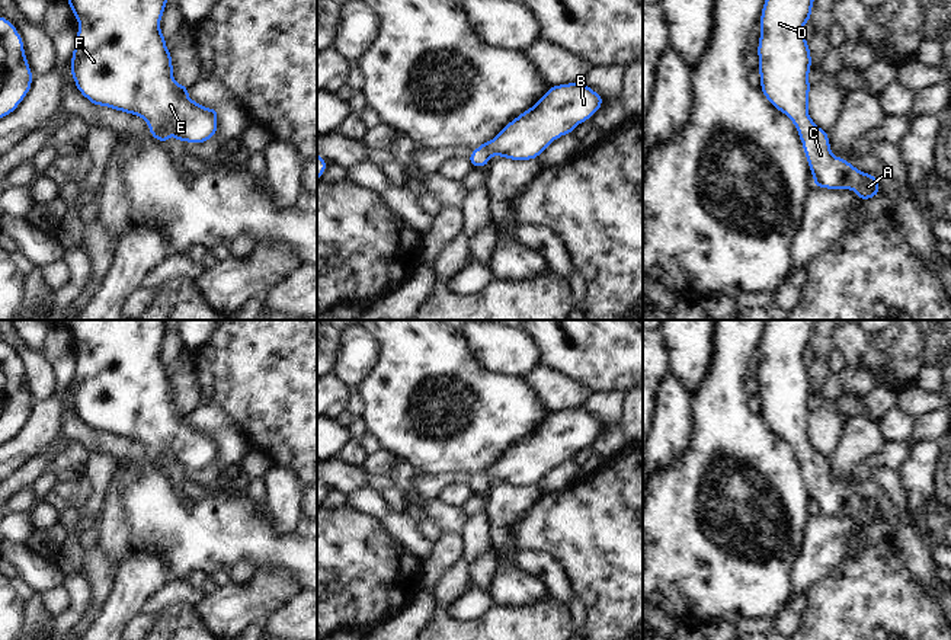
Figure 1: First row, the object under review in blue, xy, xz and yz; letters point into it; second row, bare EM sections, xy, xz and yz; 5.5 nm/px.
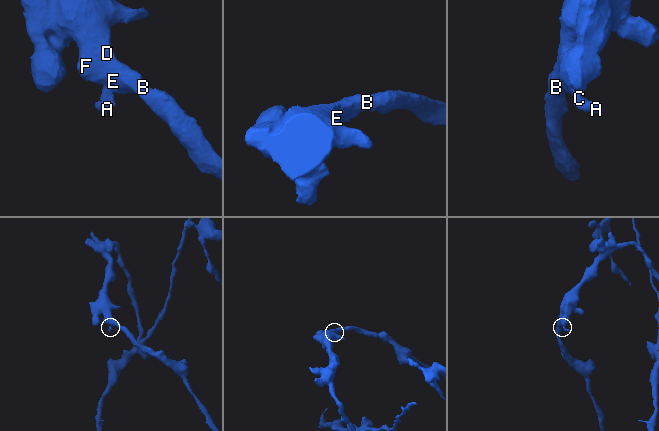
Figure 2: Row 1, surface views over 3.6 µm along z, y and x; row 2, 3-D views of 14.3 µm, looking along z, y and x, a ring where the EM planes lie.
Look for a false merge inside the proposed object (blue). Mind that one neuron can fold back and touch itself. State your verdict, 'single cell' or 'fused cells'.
single cell

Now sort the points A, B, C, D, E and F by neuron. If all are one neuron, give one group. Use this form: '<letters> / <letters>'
A B C D E F

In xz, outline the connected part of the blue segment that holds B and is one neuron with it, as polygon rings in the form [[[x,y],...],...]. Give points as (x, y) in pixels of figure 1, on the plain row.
[[[583,407],[555,410],[532,433],[506,449],[493,465],[480,470],[471,477],[468,487],[471,493],[484,493],[489,492],[491,480],[518,487],[537,486],[553,467],[566,460],[573,460],[577,451],[589,447],[602,433],[602,429],[603,423]]]

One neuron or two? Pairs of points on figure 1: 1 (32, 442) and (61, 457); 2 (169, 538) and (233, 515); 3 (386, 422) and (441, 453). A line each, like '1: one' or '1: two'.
1: two
2: one
3: one

